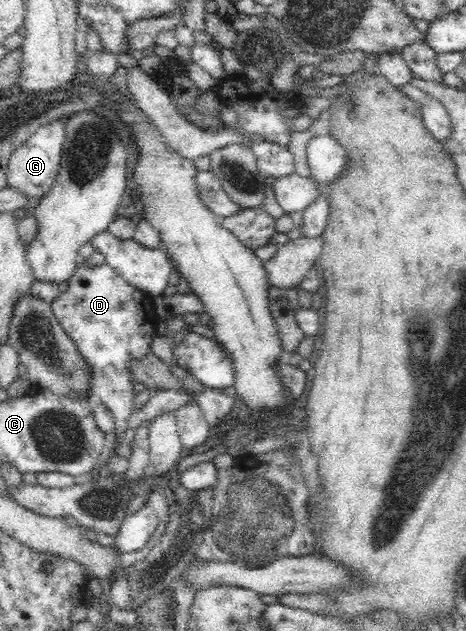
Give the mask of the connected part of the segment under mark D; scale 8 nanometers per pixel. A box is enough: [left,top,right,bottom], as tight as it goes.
[50,259,162,446]

